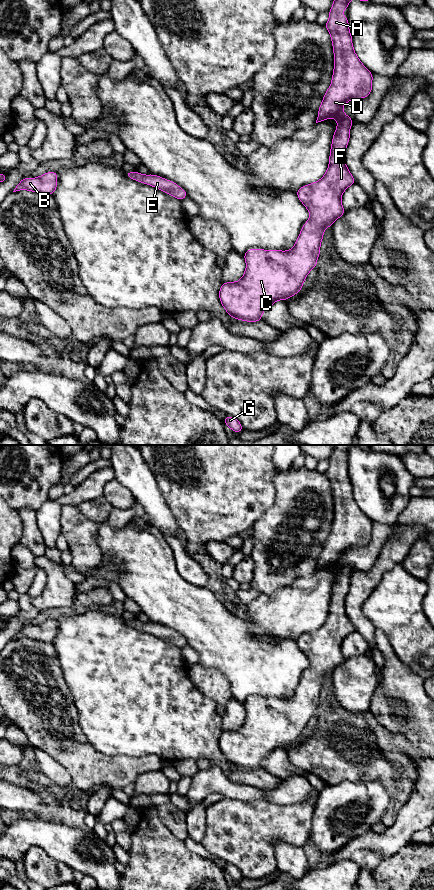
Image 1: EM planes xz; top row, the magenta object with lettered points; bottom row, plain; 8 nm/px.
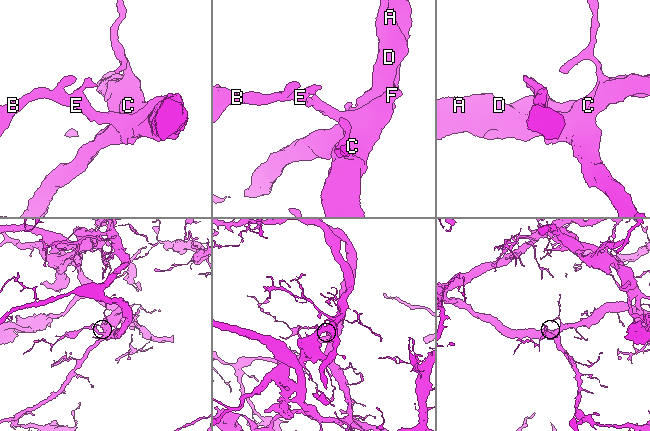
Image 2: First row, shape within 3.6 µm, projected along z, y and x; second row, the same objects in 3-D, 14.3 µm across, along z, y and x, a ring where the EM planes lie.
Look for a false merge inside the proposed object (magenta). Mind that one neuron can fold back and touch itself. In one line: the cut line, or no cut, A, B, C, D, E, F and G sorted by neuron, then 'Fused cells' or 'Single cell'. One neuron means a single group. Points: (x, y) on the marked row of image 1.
No split. Groups: A B C D E F G. Single cell

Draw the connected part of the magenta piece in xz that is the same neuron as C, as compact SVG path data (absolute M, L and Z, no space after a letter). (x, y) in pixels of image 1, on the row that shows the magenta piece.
M334 0L325 24L333 44L334 71L316 123L328 118L337 119L328 169L319 181L296 191L310 217L294 247L288 251L247 250L243 256L246 270L242 278L222 284L219 299L227 313L235 319L262 321L261 315L266 308L277 300L284 301L299 293L308 273L317 266L324 230L345 213L341 197L355 179L344 159L353 121L345 115L342 106L350 100L368 97L373 79L373 74L361 63L353 49L348 18L342 15L349 2Z

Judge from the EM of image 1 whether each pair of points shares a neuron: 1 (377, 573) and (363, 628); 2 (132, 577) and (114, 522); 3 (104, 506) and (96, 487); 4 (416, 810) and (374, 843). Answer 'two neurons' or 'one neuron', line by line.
1: one neuron
2: two neurons
3: two neurons
4: one neuron

